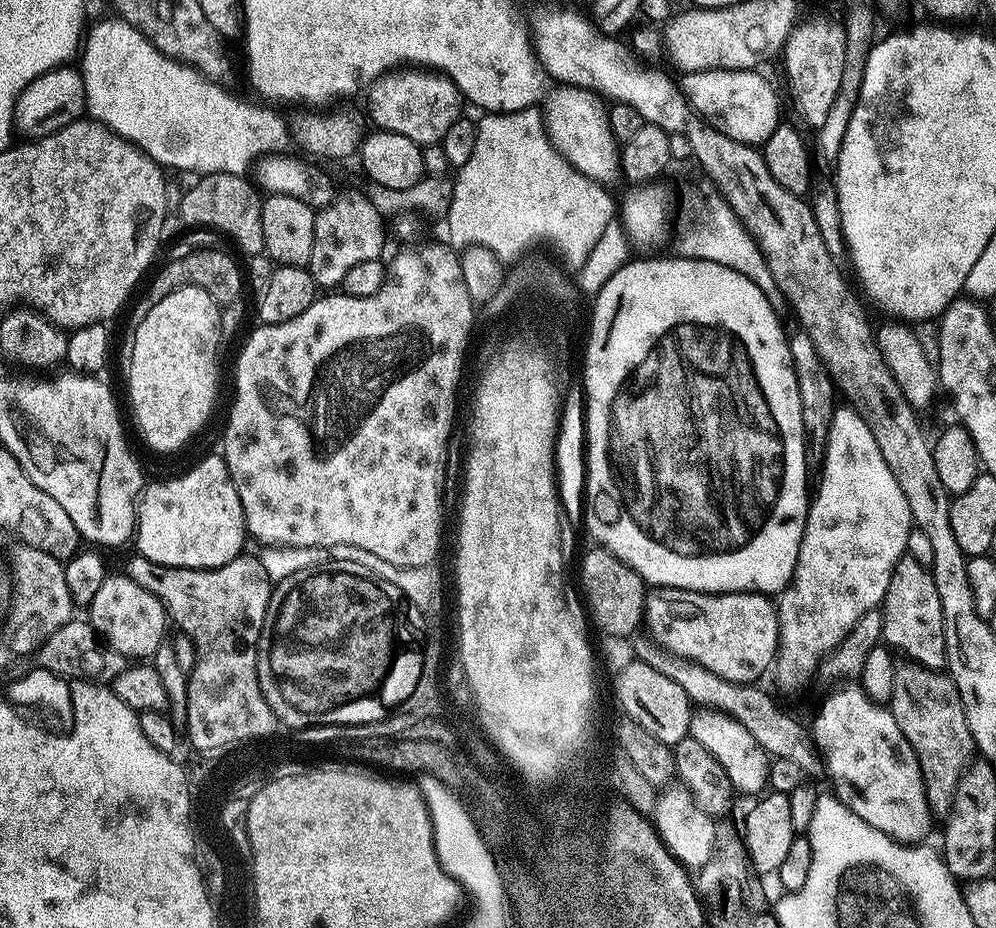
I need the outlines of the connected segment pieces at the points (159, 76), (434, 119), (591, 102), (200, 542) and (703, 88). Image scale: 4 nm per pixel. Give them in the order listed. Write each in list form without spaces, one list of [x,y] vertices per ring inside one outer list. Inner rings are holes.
[[[119,18],[111,19],[100,20],[93,28],[91,25],[82,40],[78,71],[83,76],[86,112],[91,119],[106,125],[122,139],[129,140],[165,169],[177,168],[180,172],[196,172],[200,176],[219,172],[242,176],[251,173],[256,159],[259,161],[273,154],[286,153],[288,140],[290,144],[290,128],[284,125],[278,113],[270,109],[273,107],[255,108],[223,92],[215,79],[205,76],[193,65],[174,60],[161,52],[134,26]]]
[[[390,74],[385,78],[377,81],[374,91],[368,100],[368,112],[372,115],[372,120],[377,129],[393,132],[394,134],[402,134],[402,138],[410,138],[410,142],[421,146],[439,145],[440,141],[450,130],[450,126],[454,126],[454,122],[461,119],[460,104],[462,105],[462,97],[460,92],[451,81],[434,75],[420,74],[424,76],[396,76],[400,74]]]
[[[571,86],[557,89],[548,104],[548,112],[546,108],[546,127],[552,144],[578,171],[592,180],[600,180],[600,172],[619,173],[621,149],[608,126],[605,101],[591,90]]]
[[[223,455],[208,456],[200,460],[185,476],[164,480],[161,484],[149,483],[140,493],[136,510],[135,551],[150,562],[171,568],[217,568],[230,562],[245,551],[246,529],[244,511],[232,483]]]
[[[721,68],[709,72],[689,72],[683,77],[682,96],[693,113],[707,121],[715,131],[743,144],[762,146],[782,122],[782,116],[780,100],[771,82],[760,74],[756,70],[731,72]]]

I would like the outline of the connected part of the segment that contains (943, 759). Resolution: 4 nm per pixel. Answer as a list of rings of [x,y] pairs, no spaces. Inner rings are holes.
[[[911,662],[901,663],[894,674],[890,711],[894,722],[898,722],[898,730],[902,730],[920,763],[931,815],[947,817],[952,811],[956,788],[974,760],[970,726],[966,726],[966,714],[962,710],[956,683],[943,671]]]

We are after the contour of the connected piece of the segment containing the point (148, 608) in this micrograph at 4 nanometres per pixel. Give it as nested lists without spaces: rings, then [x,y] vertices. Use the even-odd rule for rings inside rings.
[[[109,574],[102,582],[98,594],[94,594],[90,605],[90,623],[97,633],[106,641],[107,647],[120,652],[125,658],[151,658],[156,655],[161,644],[165,643],[164,624],[166,613],[160,600],[150,590],[146,590],[132,580],[131,575],[116,576]]]

